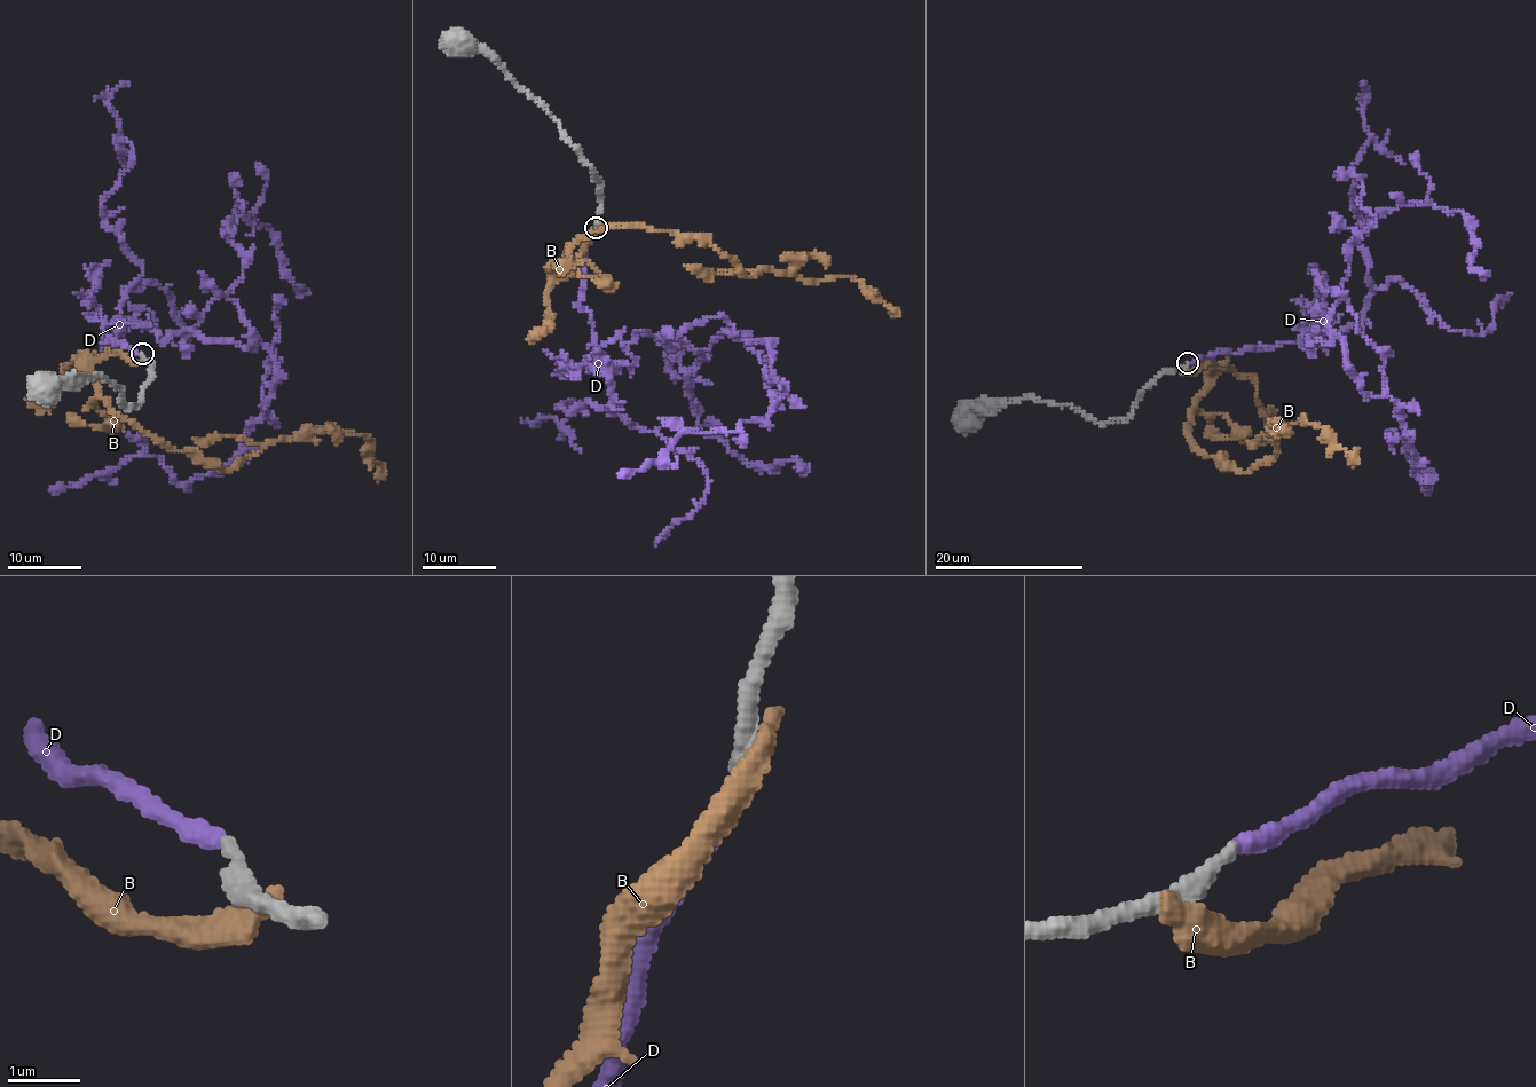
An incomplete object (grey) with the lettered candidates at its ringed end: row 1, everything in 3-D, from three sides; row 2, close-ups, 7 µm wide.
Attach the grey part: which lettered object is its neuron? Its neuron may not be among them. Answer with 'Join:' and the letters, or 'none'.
Join: D

